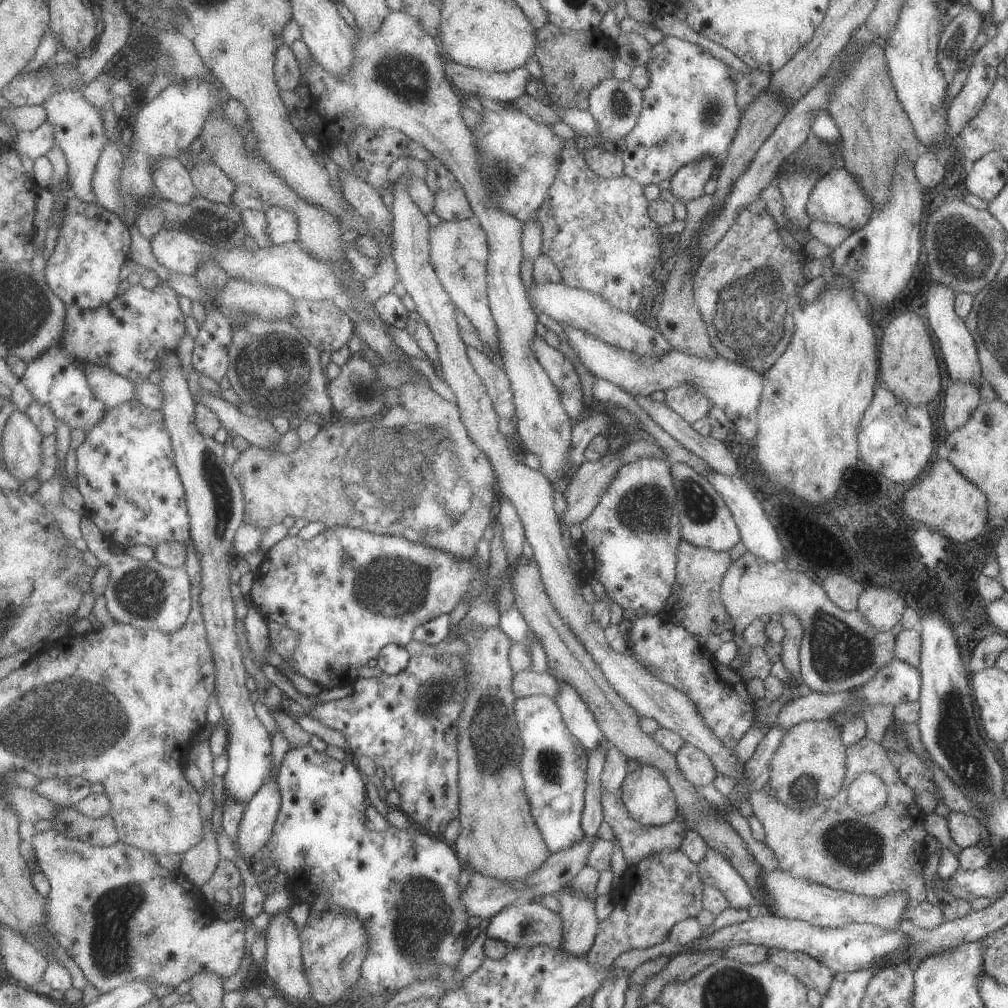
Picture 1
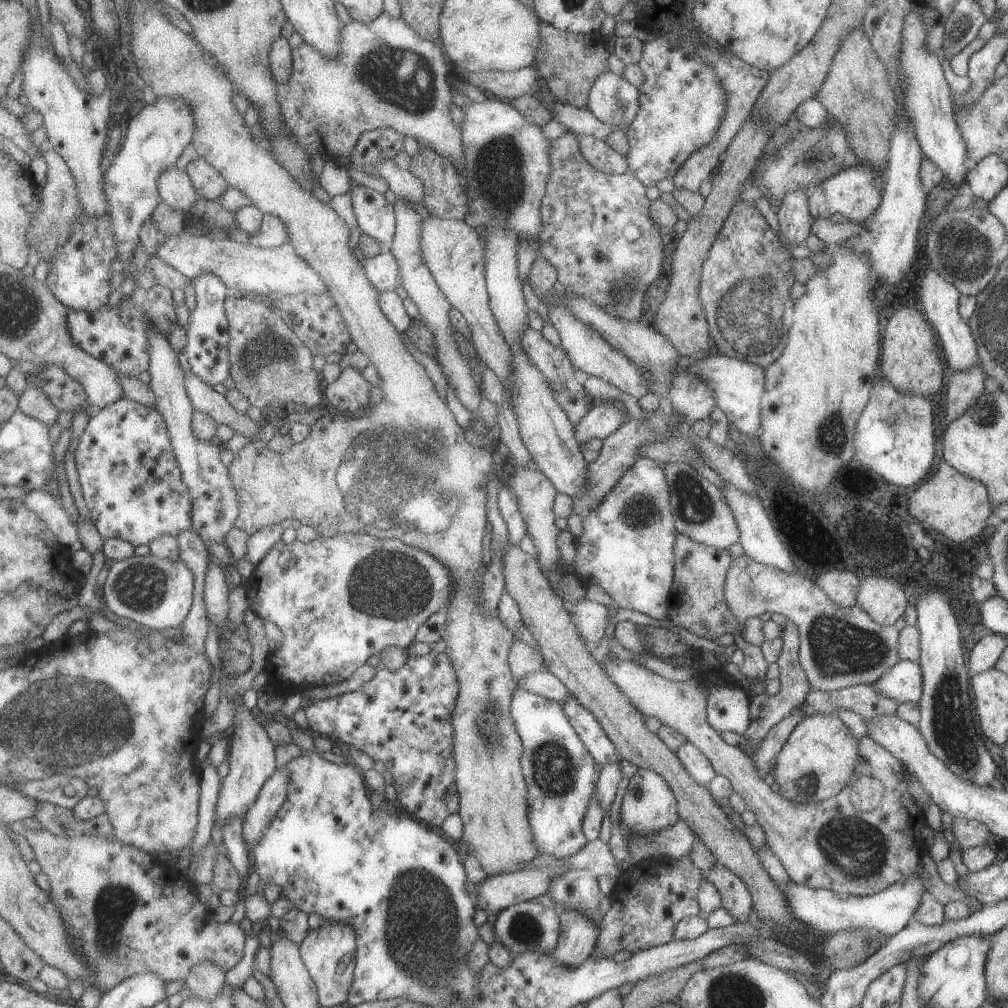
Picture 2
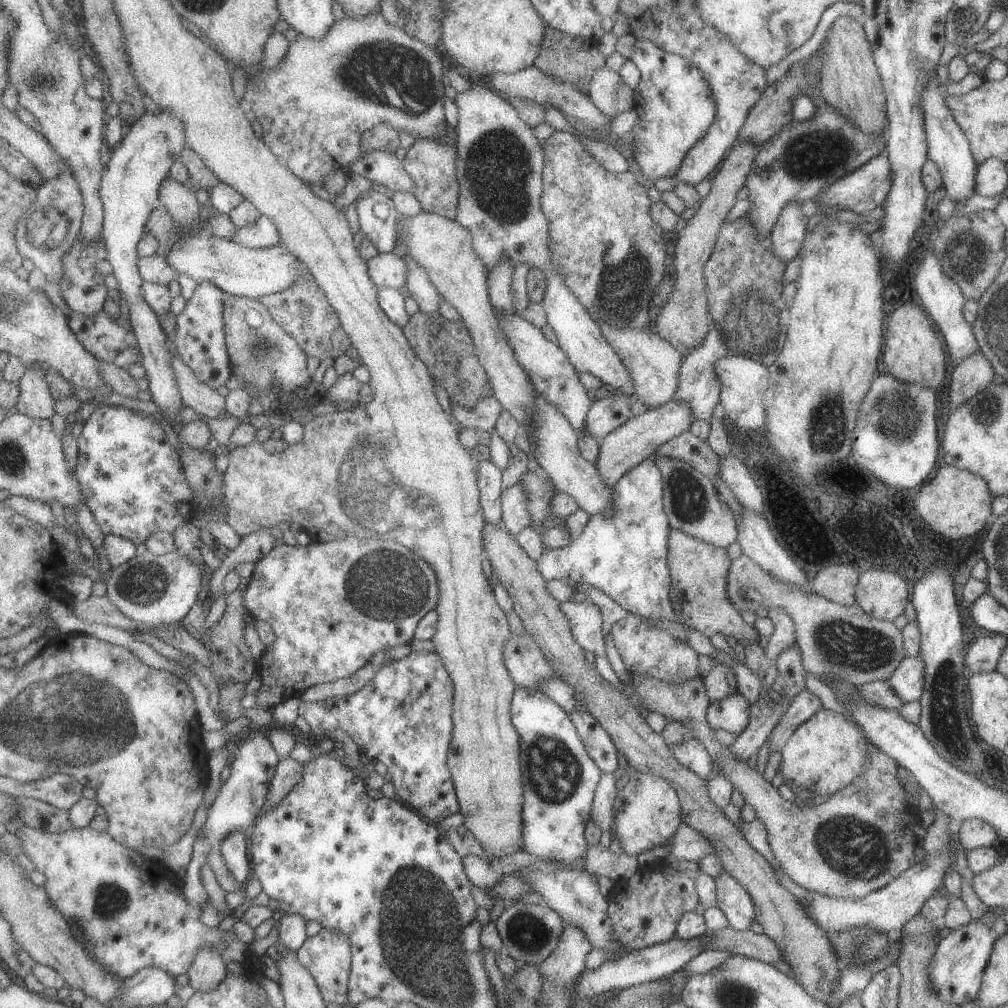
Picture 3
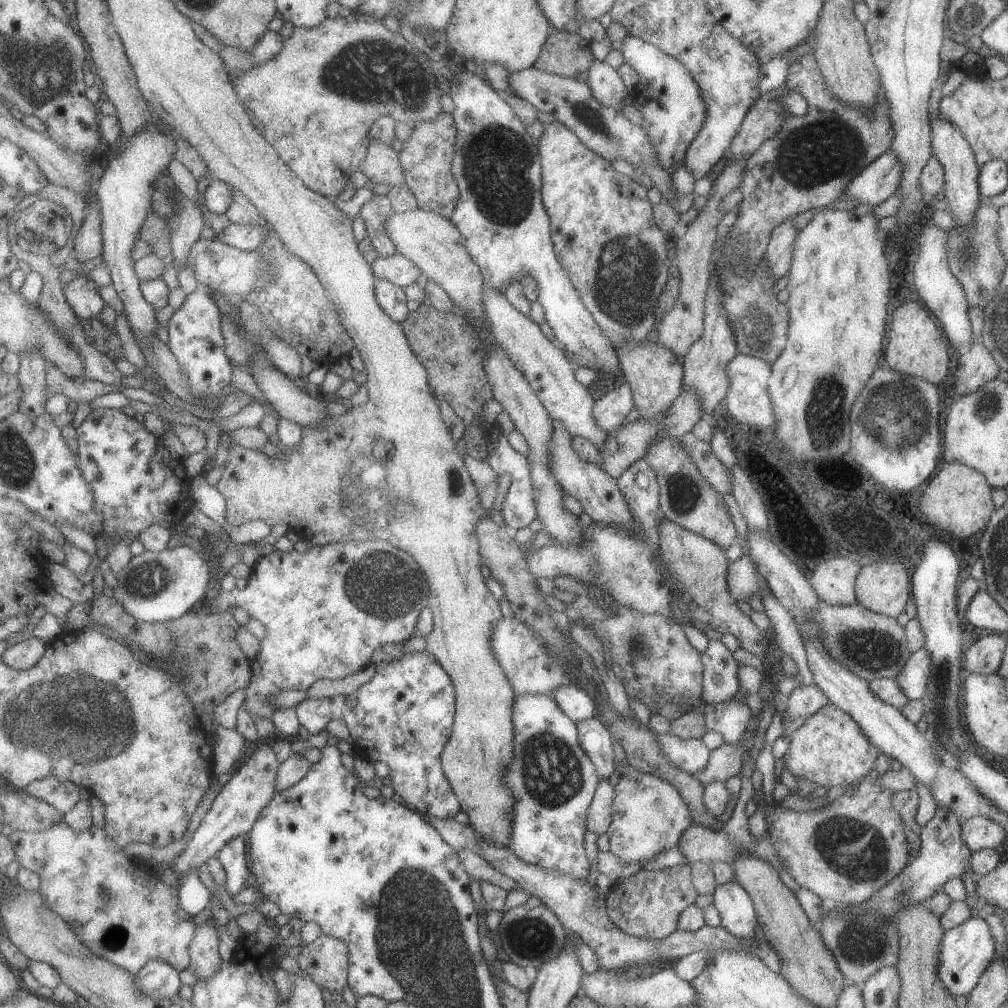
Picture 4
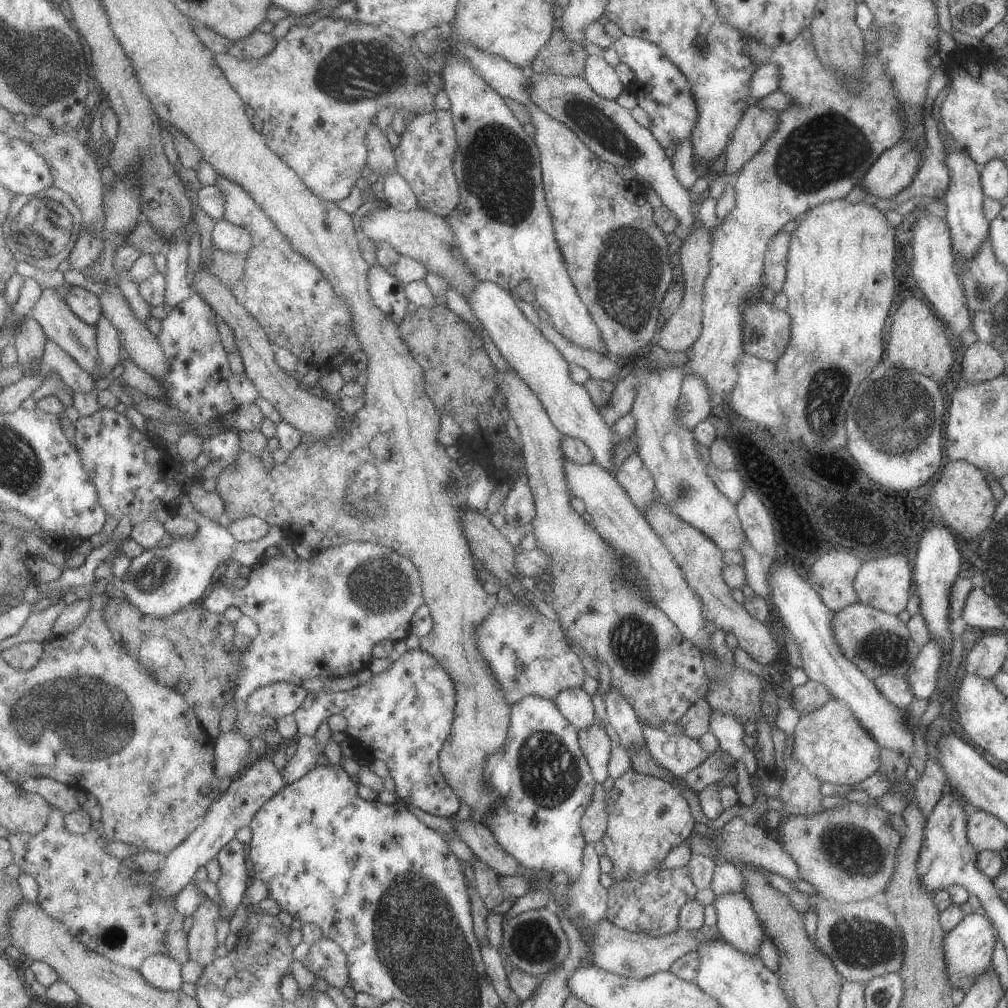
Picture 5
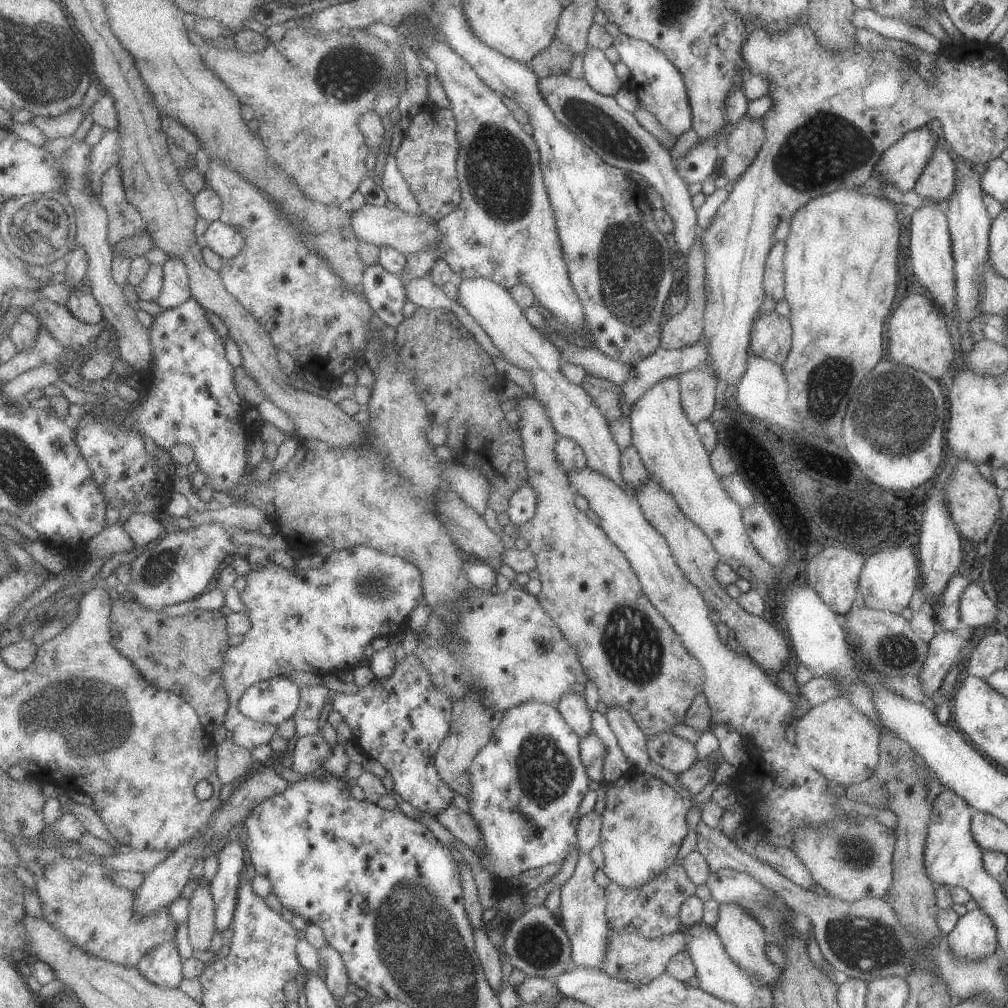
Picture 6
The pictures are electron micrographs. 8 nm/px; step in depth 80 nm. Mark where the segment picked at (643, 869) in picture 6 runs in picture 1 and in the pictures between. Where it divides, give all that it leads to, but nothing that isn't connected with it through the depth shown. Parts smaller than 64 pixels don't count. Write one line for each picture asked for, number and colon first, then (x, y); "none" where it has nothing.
1: (645, 793)
2: (648, 804)
3: (647, 809)
4: (648, 815)
5: (647, 816)

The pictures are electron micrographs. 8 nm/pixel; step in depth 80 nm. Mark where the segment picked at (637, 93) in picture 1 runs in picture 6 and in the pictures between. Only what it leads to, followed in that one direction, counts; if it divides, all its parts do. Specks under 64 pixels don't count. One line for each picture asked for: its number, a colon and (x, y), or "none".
2: (611, 99)
3: (611, 95)
4: (607, 88)
5: (600, 76)
6: (599, 73)

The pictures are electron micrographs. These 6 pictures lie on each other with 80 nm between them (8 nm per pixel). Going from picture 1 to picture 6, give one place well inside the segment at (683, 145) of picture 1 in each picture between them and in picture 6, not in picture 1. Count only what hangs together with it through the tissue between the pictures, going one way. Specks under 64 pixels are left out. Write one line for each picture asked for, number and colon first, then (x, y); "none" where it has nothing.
2: (681, 102)
3: (673, 103)
4: (669, 100)
5: (661, 90)
6: (659, 86)

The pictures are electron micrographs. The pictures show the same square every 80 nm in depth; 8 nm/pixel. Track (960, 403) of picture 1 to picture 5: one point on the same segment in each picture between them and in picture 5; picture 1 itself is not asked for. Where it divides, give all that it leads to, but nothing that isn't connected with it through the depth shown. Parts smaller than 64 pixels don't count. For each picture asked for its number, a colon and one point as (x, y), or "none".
2: (964, 387)
3: (973, 374)
4: (976, 366)
5: (980, 361)

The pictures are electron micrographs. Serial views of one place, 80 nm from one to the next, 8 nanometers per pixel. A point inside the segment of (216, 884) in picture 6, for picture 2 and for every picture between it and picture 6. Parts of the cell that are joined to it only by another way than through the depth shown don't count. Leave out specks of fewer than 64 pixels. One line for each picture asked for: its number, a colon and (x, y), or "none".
2: (233, 830)
3: (235, 848)
4: (233, 855)
5: (232, 885)

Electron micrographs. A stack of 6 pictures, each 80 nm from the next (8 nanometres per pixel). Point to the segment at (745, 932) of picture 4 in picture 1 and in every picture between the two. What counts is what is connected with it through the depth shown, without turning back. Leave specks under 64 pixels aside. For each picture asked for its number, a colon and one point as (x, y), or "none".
1: (714, 869)
2: (735, 897)
3: (732, 899)

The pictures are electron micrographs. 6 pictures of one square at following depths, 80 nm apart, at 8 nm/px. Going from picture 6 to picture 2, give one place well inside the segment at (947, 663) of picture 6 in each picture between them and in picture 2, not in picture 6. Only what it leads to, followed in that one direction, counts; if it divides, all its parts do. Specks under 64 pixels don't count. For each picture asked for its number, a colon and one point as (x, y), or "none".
2: (902, 682)
3: (906, 681)
4: (912, 680)
5: (924, 669)

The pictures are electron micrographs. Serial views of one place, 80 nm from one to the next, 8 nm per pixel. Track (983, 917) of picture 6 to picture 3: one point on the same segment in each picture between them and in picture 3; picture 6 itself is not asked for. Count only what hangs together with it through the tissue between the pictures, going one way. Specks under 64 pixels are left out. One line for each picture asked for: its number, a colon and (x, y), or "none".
3: (955, 972)
4: (965, 951)
5: (967, 947)

